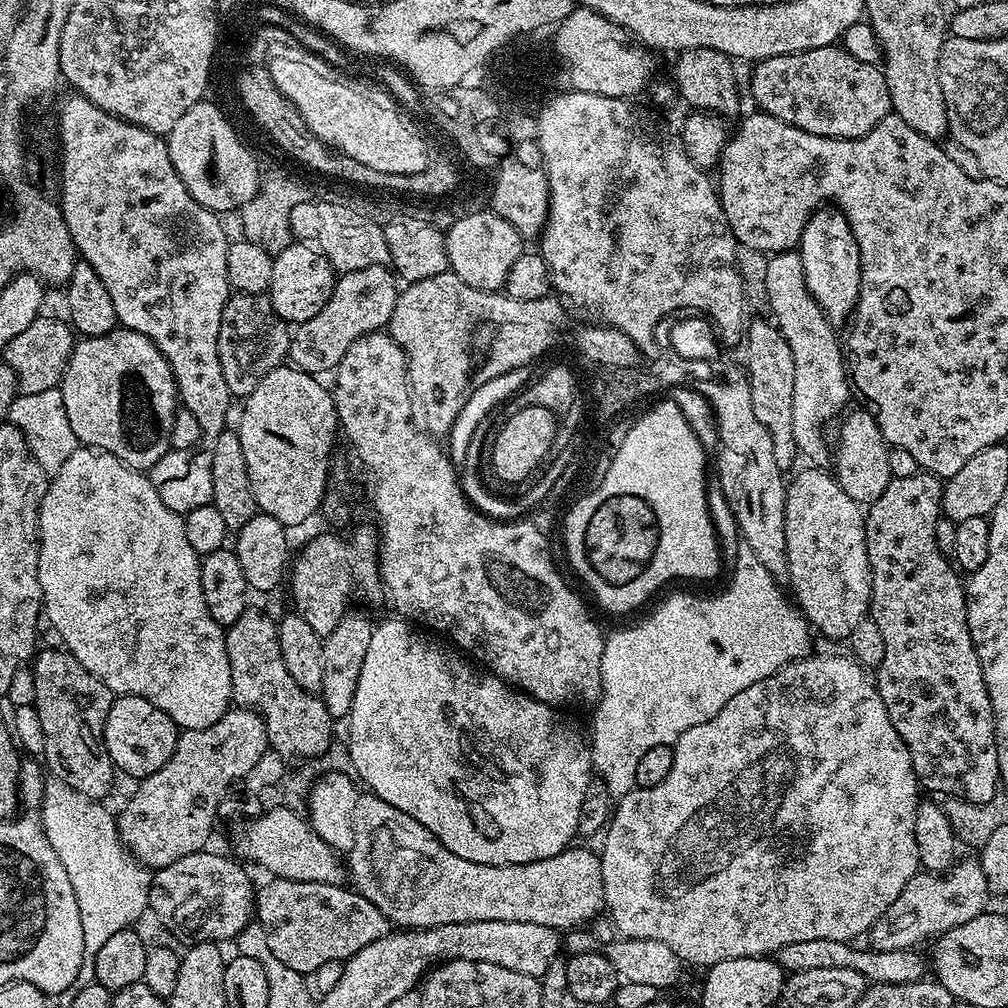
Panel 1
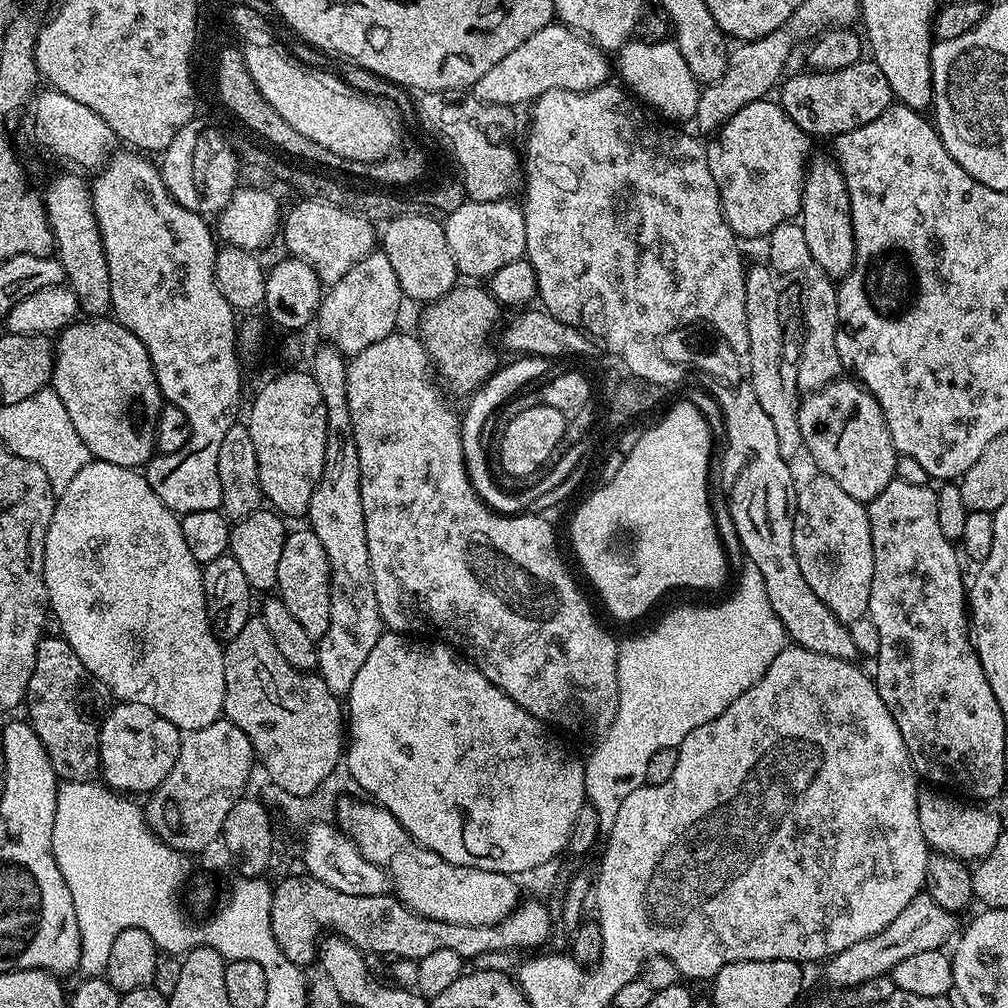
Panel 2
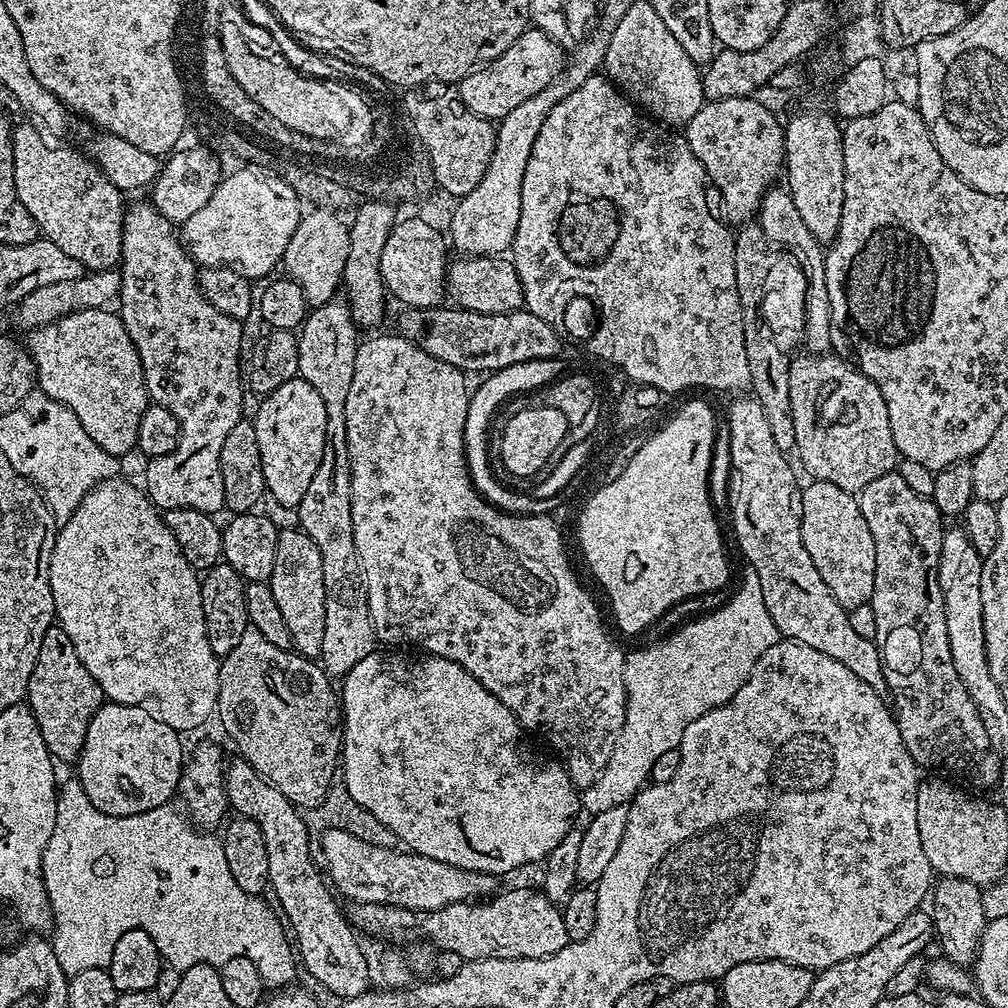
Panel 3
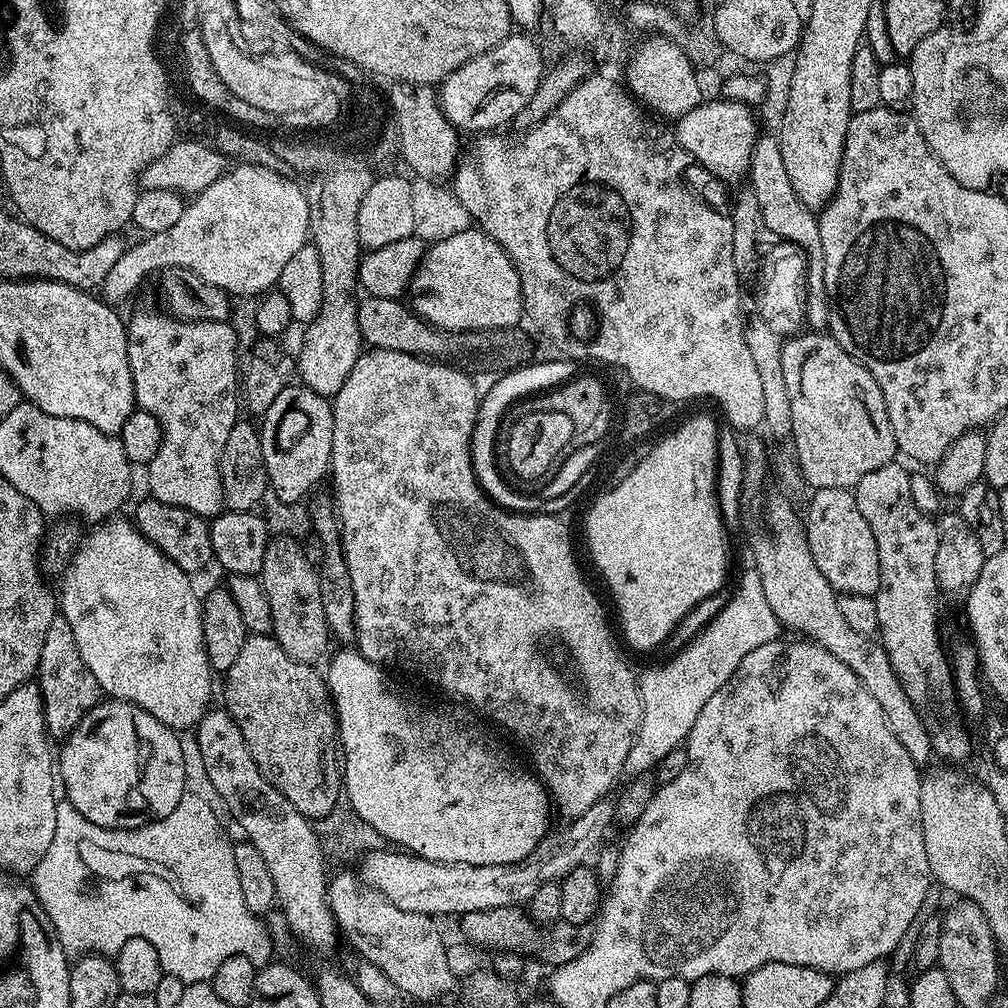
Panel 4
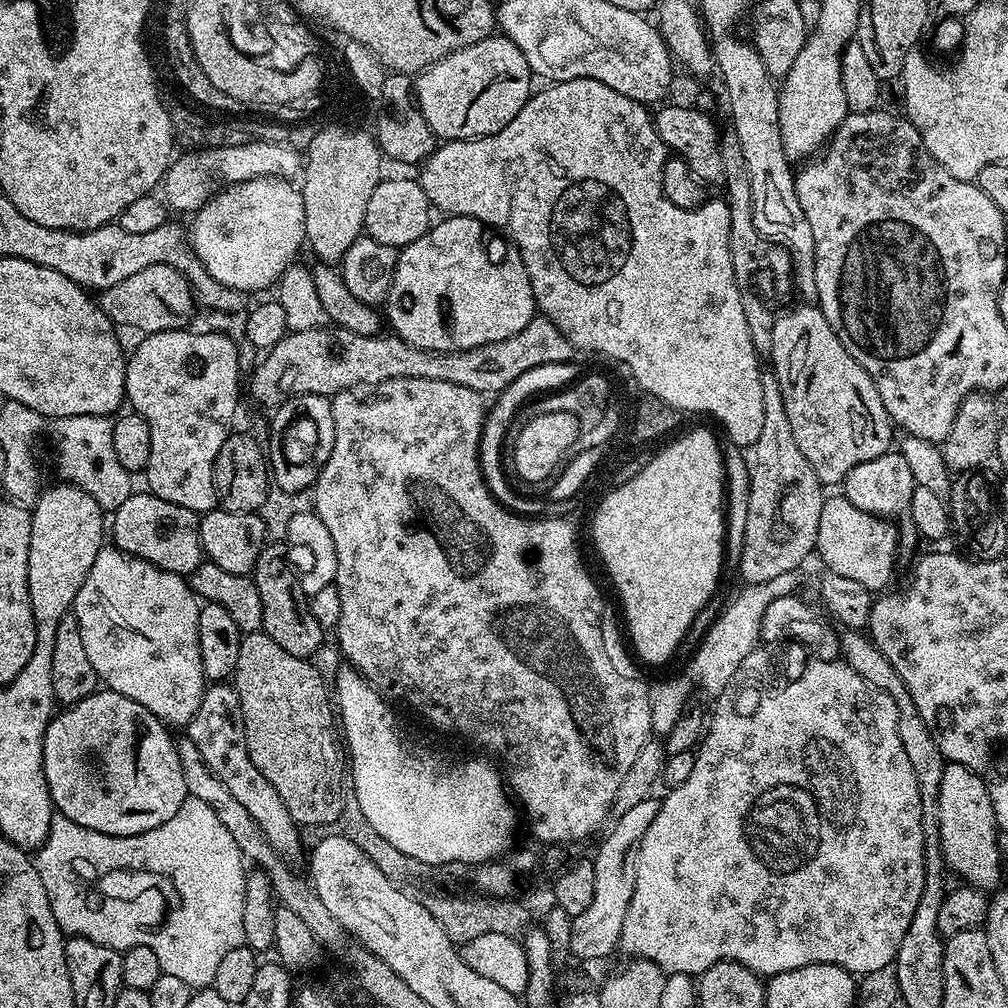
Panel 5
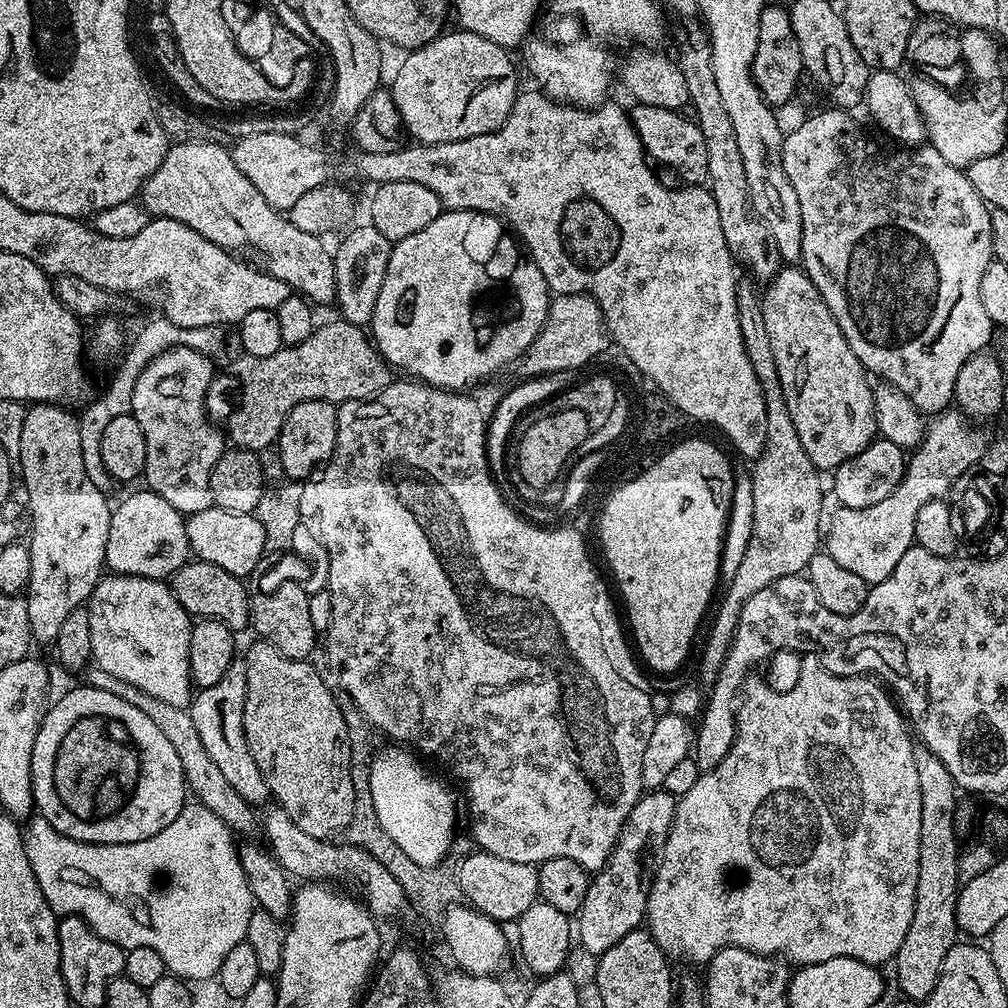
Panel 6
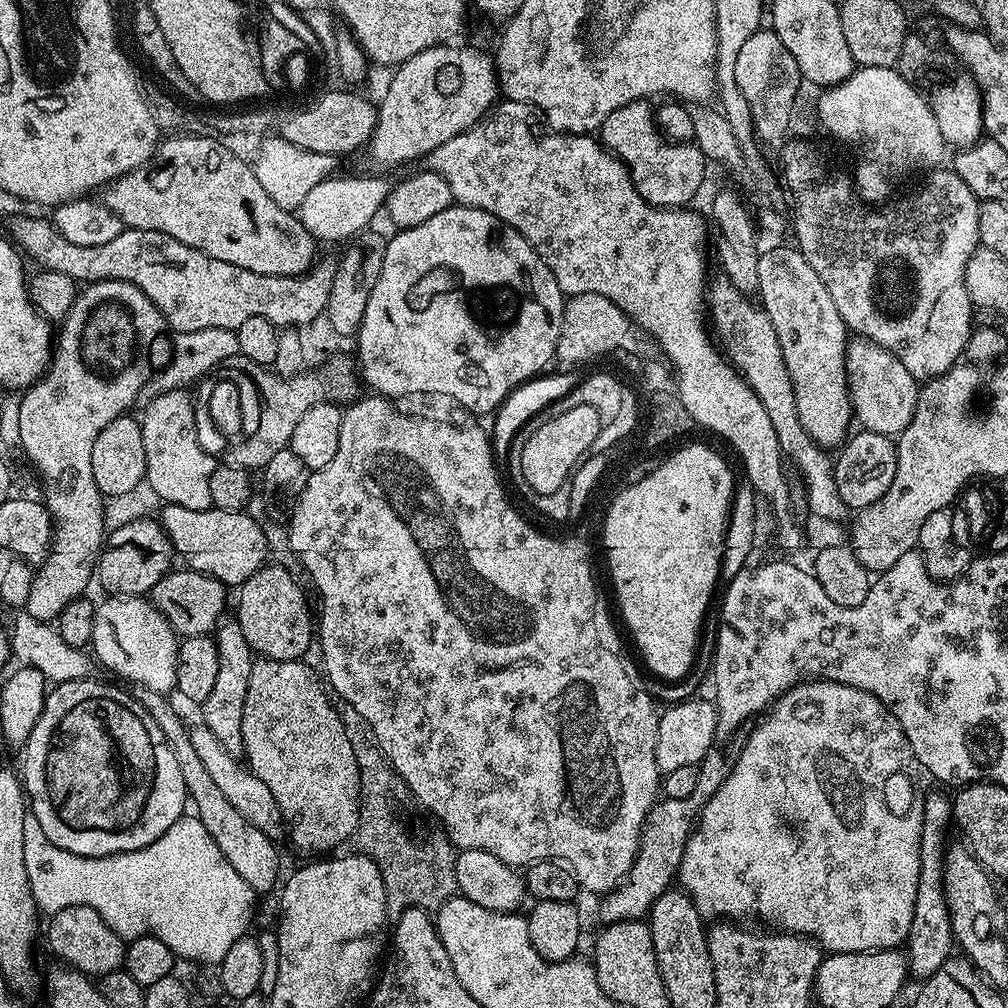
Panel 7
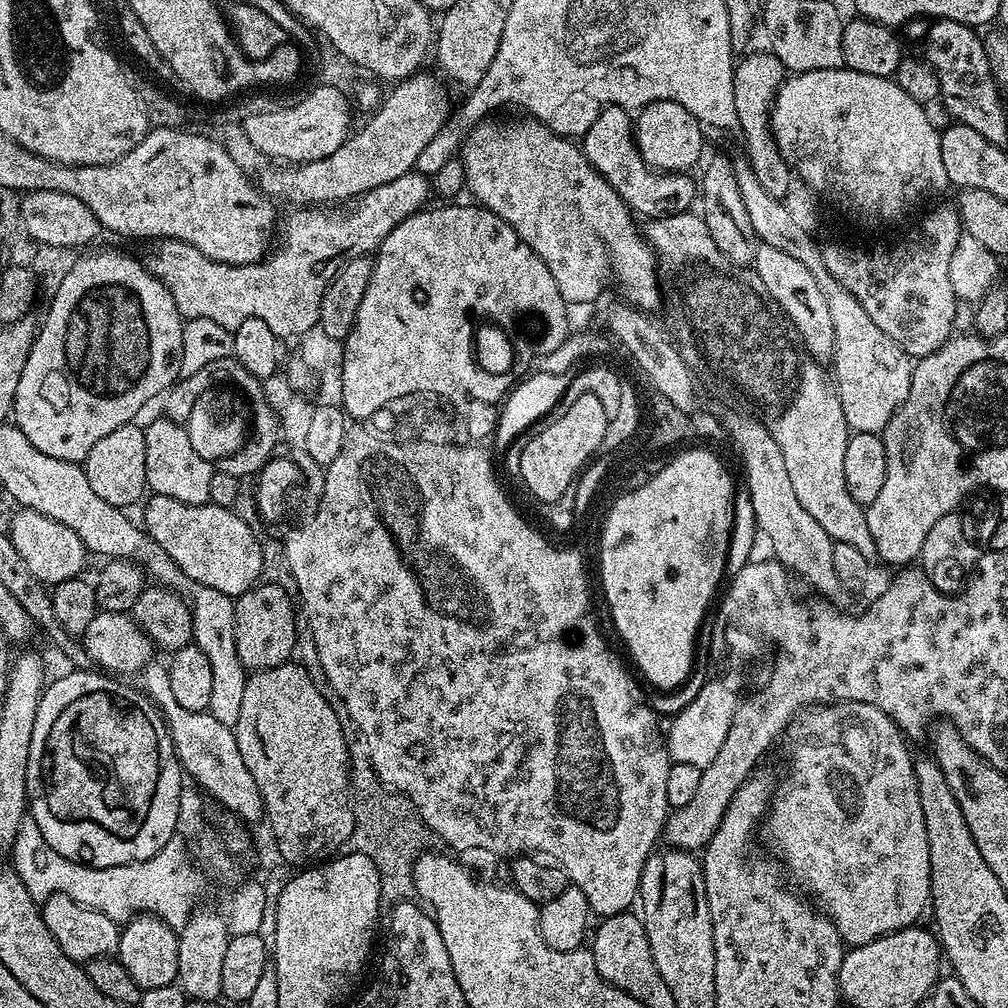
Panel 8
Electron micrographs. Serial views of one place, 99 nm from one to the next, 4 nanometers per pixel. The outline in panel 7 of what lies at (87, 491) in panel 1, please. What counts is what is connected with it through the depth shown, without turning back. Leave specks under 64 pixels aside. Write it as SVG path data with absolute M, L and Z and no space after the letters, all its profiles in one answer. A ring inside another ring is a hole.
M144 596L104 599L108 600L96 604L90 645L95 659L114 675L129 680L129 685L141 684L150 690L171 693L176 686L180 640L170 622Z

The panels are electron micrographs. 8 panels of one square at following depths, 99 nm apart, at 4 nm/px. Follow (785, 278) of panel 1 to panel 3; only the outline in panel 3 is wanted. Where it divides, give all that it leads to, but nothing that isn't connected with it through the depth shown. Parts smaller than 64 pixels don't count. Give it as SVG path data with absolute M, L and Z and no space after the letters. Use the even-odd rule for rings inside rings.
M773 186L764 194L758 209L758 223L769 242L780 250L787 250L796 256L800 272L806 278L806 302L804 303L804 338L807 351L812 354L824 354L832 348L830 338L830 294L826 294L826 270L824 253L819 240L810 234L806 222L802 222L794 206L792 193L784 186Z

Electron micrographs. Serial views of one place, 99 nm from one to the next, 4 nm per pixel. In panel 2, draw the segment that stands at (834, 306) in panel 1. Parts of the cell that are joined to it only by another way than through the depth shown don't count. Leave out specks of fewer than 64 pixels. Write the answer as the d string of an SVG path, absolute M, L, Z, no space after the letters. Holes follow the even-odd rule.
M809 159L804 173L798 220L806 234L806 246L810 246L810 254L814 254L814 262L818 262L818 266L828 277L847 276L854 262L856 239L852 229L850 194L835 159Z

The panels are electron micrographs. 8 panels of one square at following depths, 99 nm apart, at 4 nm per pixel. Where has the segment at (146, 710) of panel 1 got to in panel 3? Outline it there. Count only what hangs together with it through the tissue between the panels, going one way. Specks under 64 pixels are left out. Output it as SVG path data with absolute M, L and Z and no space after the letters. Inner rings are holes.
M105 702L90 718L90 726L86 730L86 742L80 751L78 779L82 790L86 790L86 798L94 802L98 810L107 816L129 816L142 814L146 810L165 807L168 800L177 795L180 787L180 771L184 769L186 748L180 745L181 733L175 732L166 722L158 722L154 714L146 714L138 706Z

